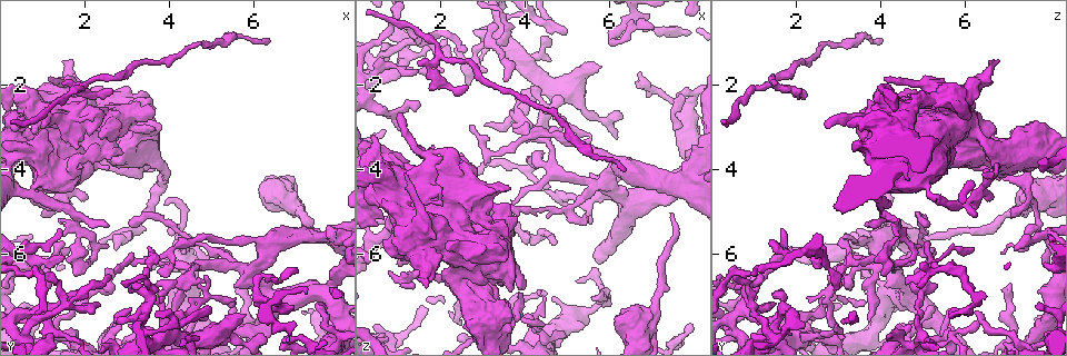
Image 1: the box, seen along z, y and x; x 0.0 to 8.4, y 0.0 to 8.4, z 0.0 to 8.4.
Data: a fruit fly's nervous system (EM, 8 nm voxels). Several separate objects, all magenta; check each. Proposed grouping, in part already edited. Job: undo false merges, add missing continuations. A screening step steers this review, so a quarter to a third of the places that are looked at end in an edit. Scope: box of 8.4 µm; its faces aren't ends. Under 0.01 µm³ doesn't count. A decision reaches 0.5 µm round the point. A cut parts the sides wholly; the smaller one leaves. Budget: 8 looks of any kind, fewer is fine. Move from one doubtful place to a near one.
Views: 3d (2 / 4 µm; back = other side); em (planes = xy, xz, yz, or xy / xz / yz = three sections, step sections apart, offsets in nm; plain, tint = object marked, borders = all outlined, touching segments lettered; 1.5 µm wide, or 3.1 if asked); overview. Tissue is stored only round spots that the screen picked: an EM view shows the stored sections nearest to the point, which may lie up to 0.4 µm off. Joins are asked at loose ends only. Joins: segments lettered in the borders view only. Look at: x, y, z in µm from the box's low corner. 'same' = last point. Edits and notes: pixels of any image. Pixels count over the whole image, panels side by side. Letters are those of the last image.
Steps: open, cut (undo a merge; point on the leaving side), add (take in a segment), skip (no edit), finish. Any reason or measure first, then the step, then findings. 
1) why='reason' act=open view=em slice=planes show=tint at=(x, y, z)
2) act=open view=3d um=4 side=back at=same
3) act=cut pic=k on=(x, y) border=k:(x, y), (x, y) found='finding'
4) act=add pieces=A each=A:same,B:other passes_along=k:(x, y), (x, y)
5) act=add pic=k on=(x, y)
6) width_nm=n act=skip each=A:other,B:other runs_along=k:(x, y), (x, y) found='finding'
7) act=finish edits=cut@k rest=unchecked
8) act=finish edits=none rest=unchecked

act=open view=em slice=xz step=8 show=borders at=(1.90, 6.20, 4.15)

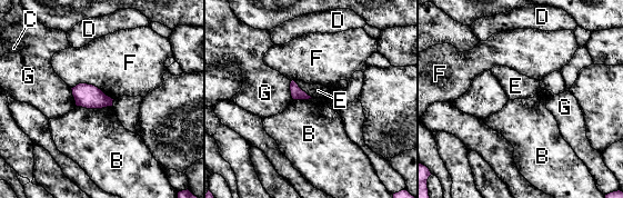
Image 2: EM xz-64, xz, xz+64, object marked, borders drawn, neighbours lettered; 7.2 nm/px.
act=skip each=B:other,C:other,D:other,E:other,F:other,G:other border=2:(71, 87), (92, 83), (113, 99) found='all the same neuron'

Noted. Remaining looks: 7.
act=open view=em slice=xz step=4 show=borders at=(0.85, 6.25, 2.65)

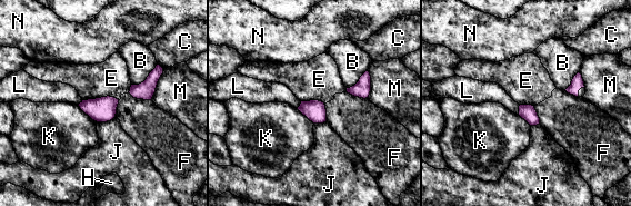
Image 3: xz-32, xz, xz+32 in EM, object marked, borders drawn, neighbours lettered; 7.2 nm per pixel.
act=open view=em slice=planes show=borders at=same

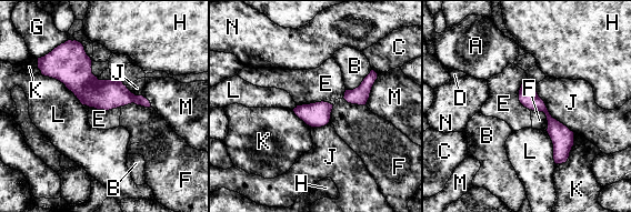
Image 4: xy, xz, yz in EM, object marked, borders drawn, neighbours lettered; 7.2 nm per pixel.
act=skip each=A:other,B:other,C:other,D:other,E:other,F:other,G:other,H:other,J:other,K:other,L:other,M:other,N:other runs_along=4:(68, 50), (103, 94), (147, 104) found='one neuron here'

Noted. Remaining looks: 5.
why='branch stops here' act=open view=3d um=4 at=(1.60, 5.85, 6.25)

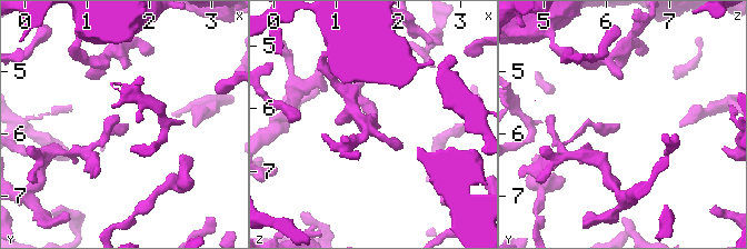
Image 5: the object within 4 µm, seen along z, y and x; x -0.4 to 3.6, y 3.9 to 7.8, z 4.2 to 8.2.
why='shape alone is not enough' act=open view=em slice=xz step=8 show=borders at=(1.60, 5.90, 6.25)

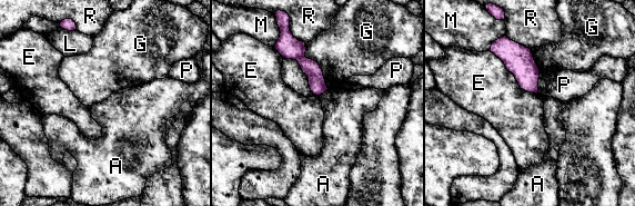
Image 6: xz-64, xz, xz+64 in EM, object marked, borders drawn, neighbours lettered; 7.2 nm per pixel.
act=skip each=A:other,E:other,G:other,L:other,M:other,P:other,R:other runs_along=6:(279, 47), (291, 49), (323, 88) found='no lettered segment goes on from it'

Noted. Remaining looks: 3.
act=finish edits=none rest=unchecked

